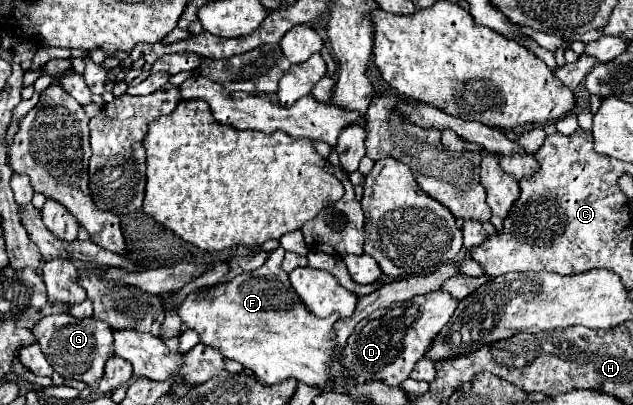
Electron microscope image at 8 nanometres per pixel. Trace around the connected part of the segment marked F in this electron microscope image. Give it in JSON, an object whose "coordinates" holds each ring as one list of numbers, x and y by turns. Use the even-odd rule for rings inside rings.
{"coordinates":[[278,247,276,251,270,253,270,259,260,269,242,273,226,285,210,287,208,291,190,293,184,299,184,303,178,307,178,315,182,317,182,321,186,323,188,329,194,329,200,335,200,341,204,345,212,345,218,351,222,351,222,355,226,359,238,361,246,369,252,369,256,373,256,377,268,385,280,383,288,377,294,377,302,383,308,383,314,387,328,387,326,381,328,381,328,369,330,369,330,375,332,375,330,387,334,387,334,381,342,375,342,355,338,355,338,359,334,359,330,363,328,363,328,359,334,357,332,327,340,315,330,315,326,319,318,319,304,307,304,303,298,299,296,291,292,289,288,275,280,269,284,253,286,251,282,247]]}

